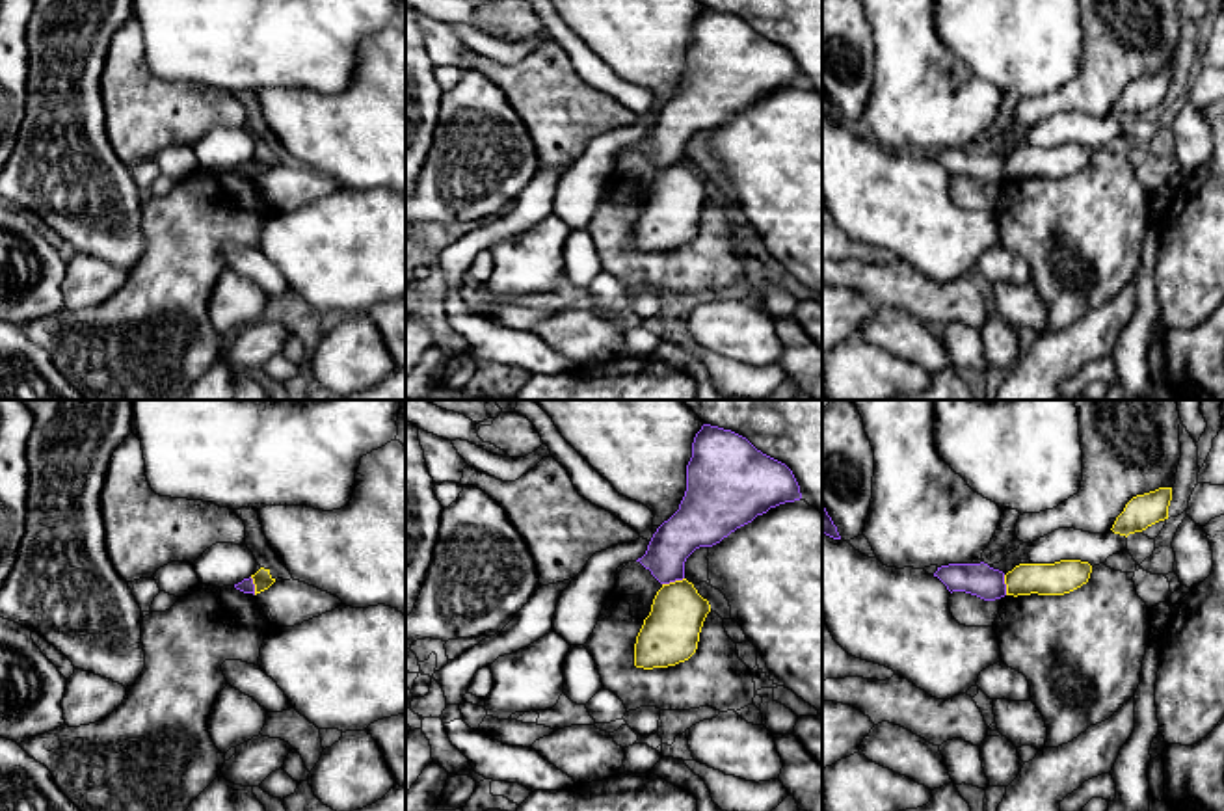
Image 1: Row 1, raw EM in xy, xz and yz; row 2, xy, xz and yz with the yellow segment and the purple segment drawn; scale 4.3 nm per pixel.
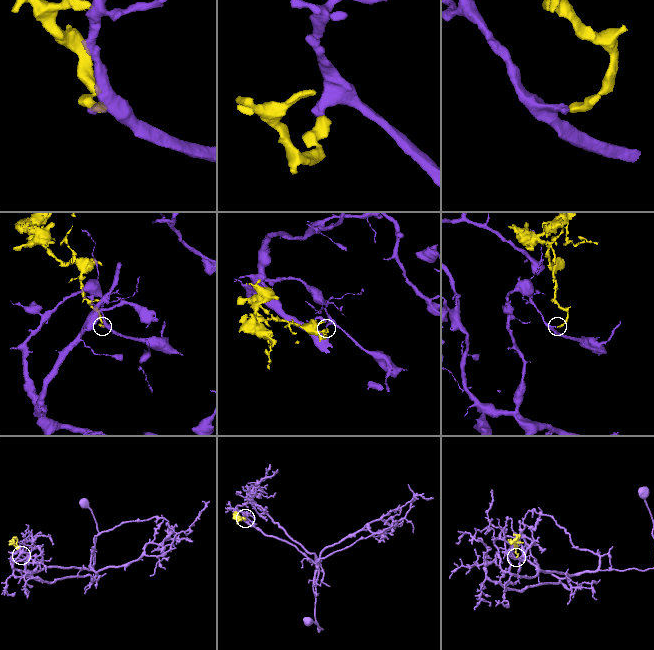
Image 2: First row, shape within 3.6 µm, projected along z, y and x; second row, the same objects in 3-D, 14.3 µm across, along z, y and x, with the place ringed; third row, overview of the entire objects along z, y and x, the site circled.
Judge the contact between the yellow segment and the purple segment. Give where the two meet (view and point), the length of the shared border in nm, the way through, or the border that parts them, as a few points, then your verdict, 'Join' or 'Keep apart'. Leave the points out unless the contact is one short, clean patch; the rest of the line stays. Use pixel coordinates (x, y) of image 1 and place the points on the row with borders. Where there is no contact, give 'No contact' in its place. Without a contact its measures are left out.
Touches yellow at xz (672, 583). Shared border 100 nm. Boundary: xz (683, 577), (663, 584). Keep apart

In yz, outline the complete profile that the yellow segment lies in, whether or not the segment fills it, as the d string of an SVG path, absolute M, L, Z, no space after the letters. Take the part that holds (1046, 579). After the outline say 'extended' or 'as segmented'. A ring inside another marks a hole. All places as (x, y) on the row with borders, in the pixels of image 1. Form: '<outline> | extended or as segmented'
M1081 560L1019 564L1004 575L1006 595L1064 595L1088 582L1092 565Z | as segmented

